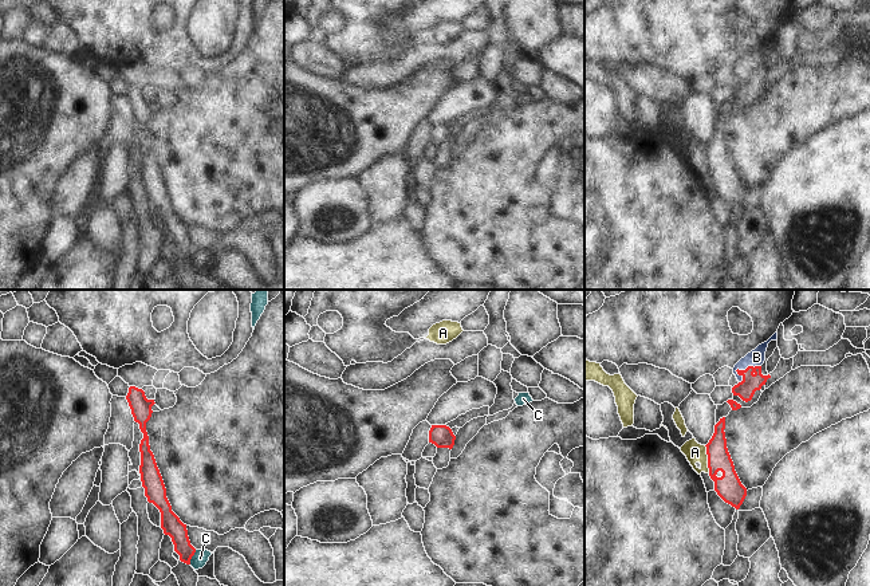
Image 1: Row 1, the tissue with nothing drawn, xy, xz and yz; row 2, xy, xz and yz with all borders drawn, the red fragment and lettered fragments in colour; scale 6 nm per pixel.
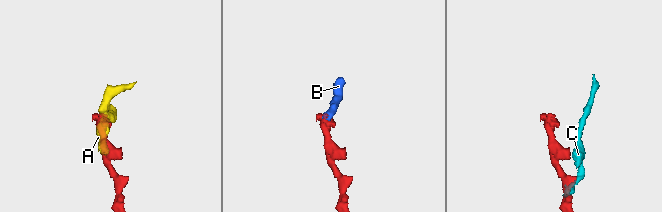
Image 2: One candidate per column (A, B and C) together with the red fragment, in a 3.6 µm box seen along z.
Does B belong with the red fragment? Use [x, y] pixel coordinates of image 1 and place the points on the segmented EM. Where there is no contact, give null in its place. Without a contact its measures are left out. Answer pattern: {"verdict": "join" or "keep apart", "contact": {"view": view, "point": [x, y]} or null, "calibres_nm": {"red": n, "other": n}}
{"verdict": "join", "contact": {"view": "yz", "point": [743, 370]}, "calibres_nm": {"red": 120, "other": 100}}

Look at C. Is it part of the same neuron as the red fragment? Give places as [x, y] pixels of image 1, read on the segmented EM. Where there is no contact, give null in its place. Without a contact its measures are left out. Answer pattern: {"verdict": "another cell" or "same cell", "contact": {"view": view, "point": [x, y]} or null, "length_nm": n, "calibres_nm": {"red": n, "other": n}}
{"verdict": "another cell", "contact": {"view": "xy", "point": [192, 555]}, "length_nm": 100, "calibres_nm": {"red": 120, "other": 90}}

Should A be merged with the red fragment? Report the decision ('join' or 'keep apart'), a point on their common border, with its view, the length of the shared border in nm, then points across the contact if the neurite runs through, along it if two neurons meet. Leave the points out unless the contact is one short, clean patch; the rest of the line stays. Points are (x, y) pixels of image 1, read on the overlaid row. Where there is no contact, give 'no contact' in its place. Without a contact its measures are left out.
keep apart | yz (708, 459) | 170 nm | along yz (704, 445), (709, 472)

